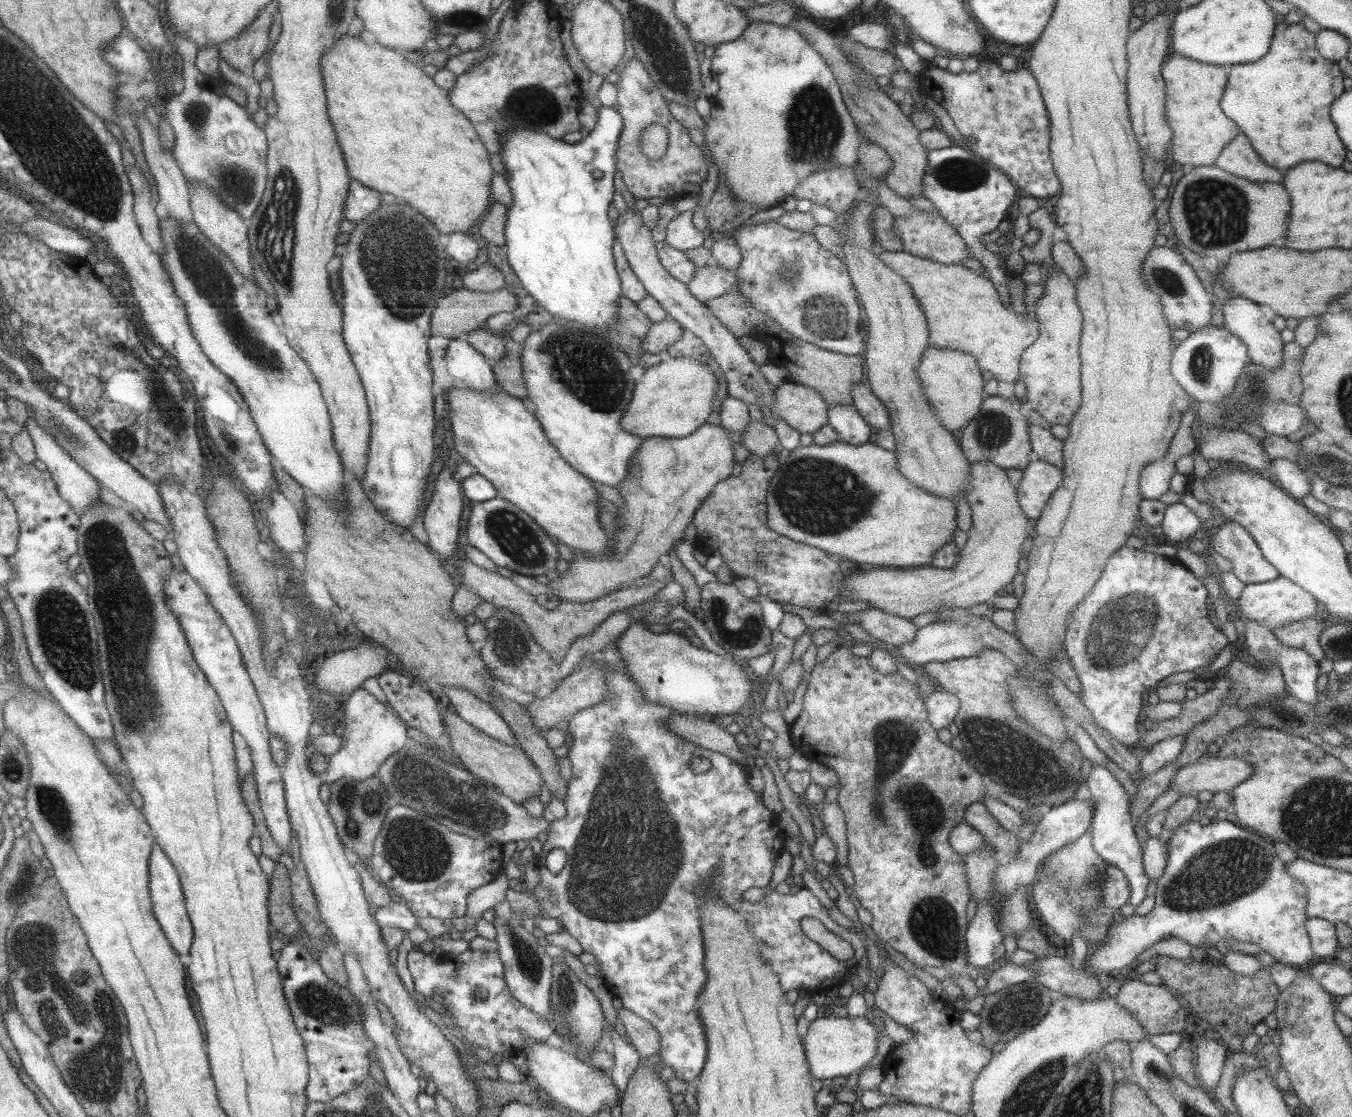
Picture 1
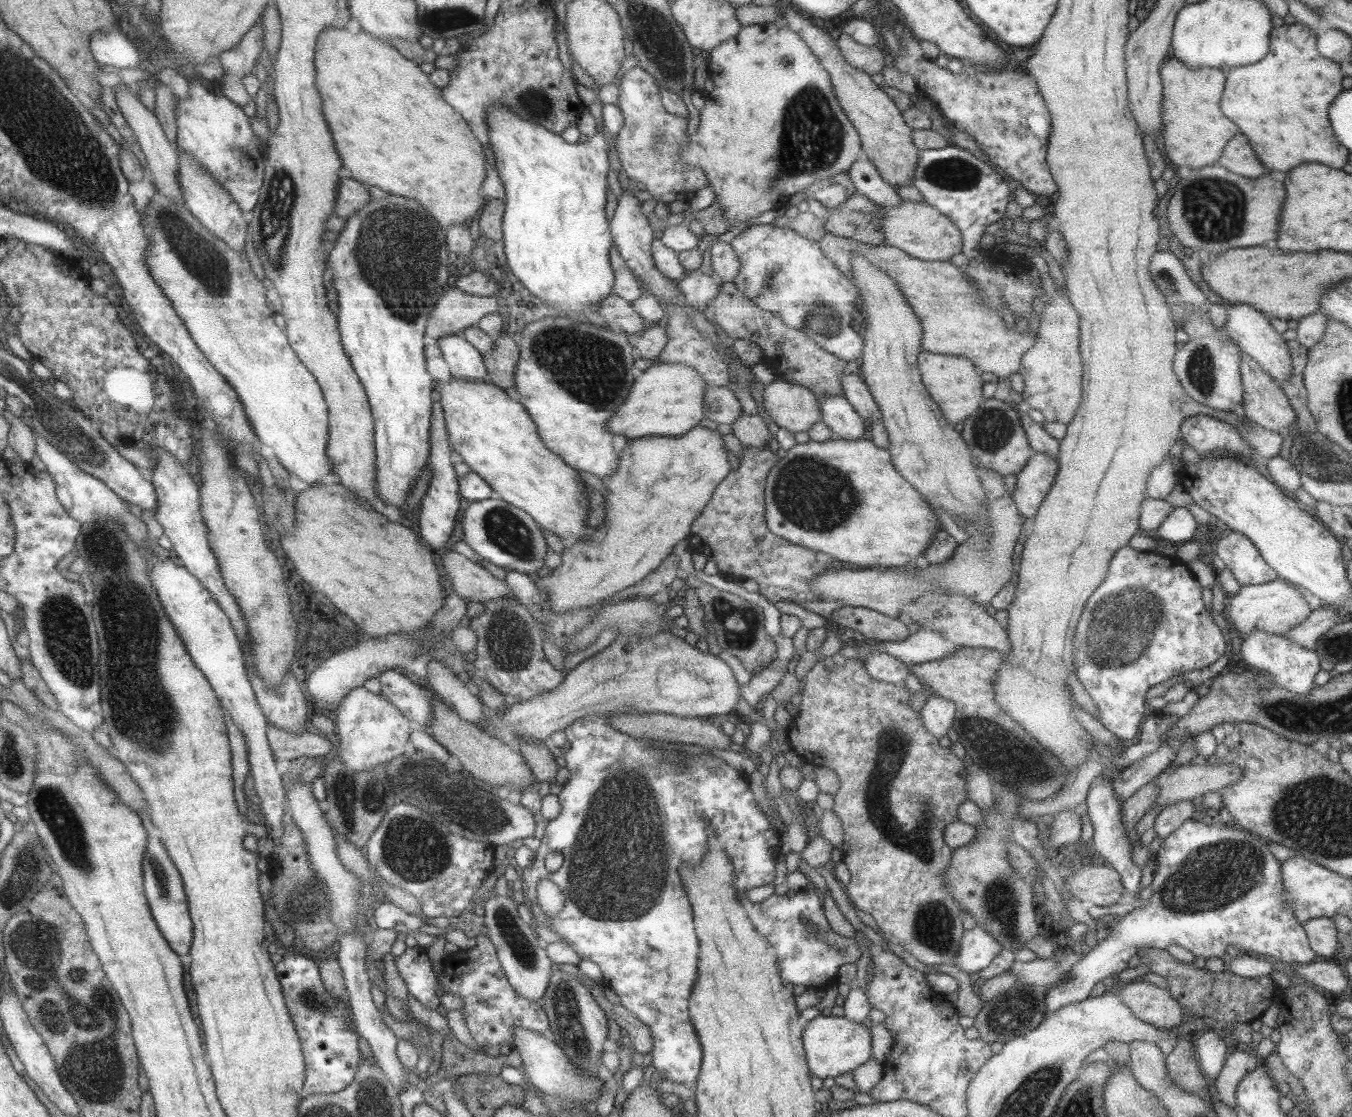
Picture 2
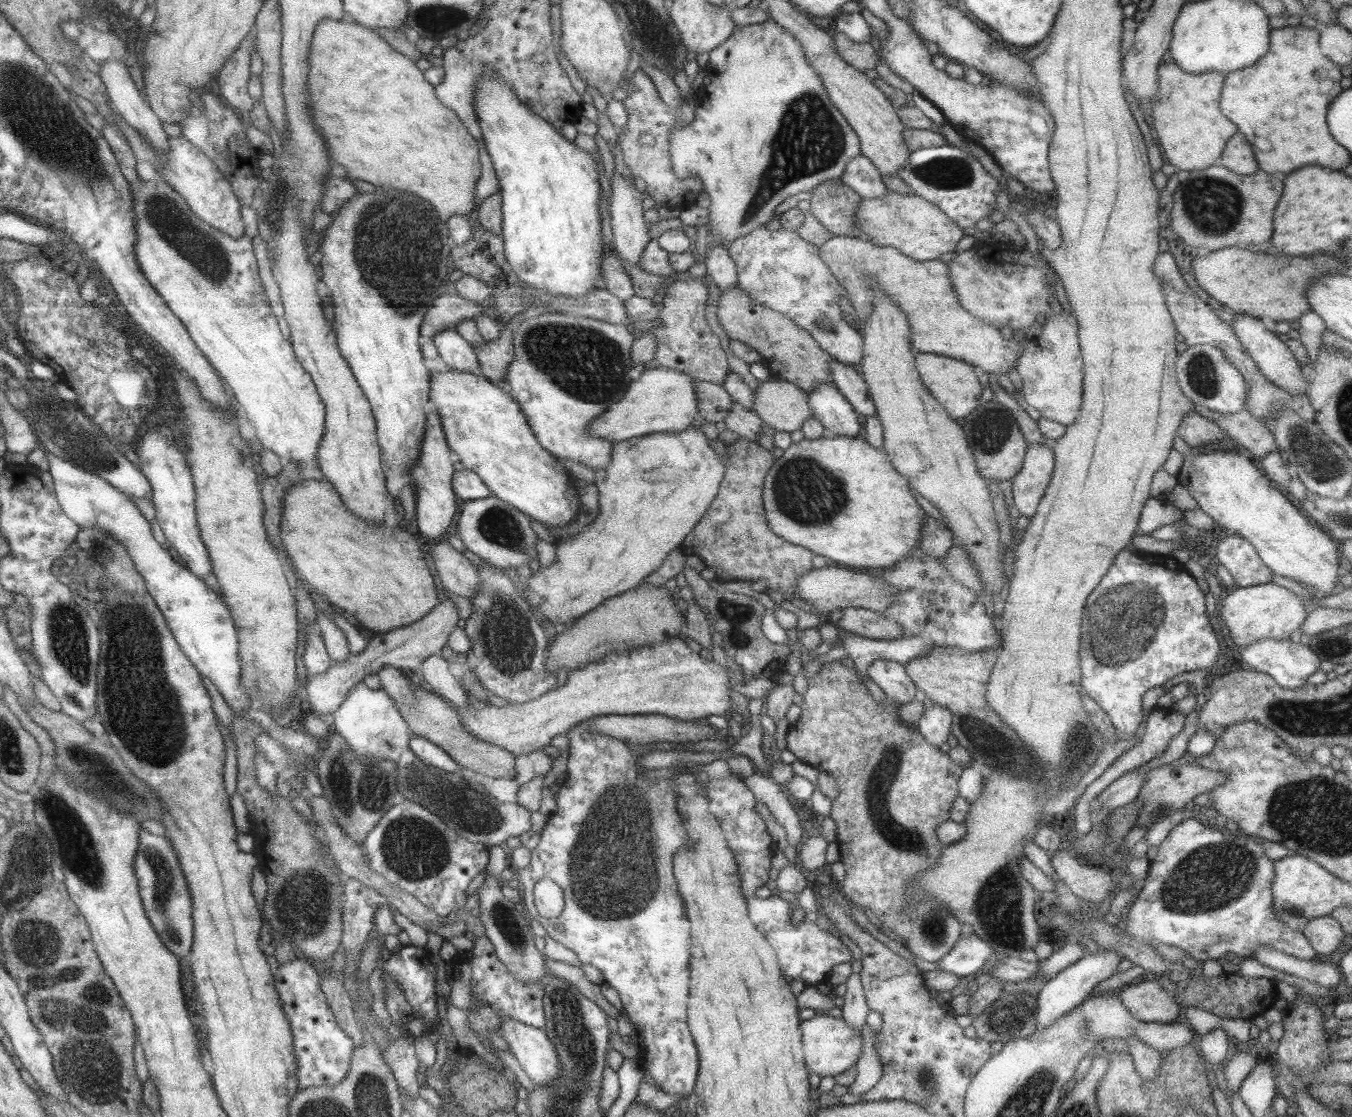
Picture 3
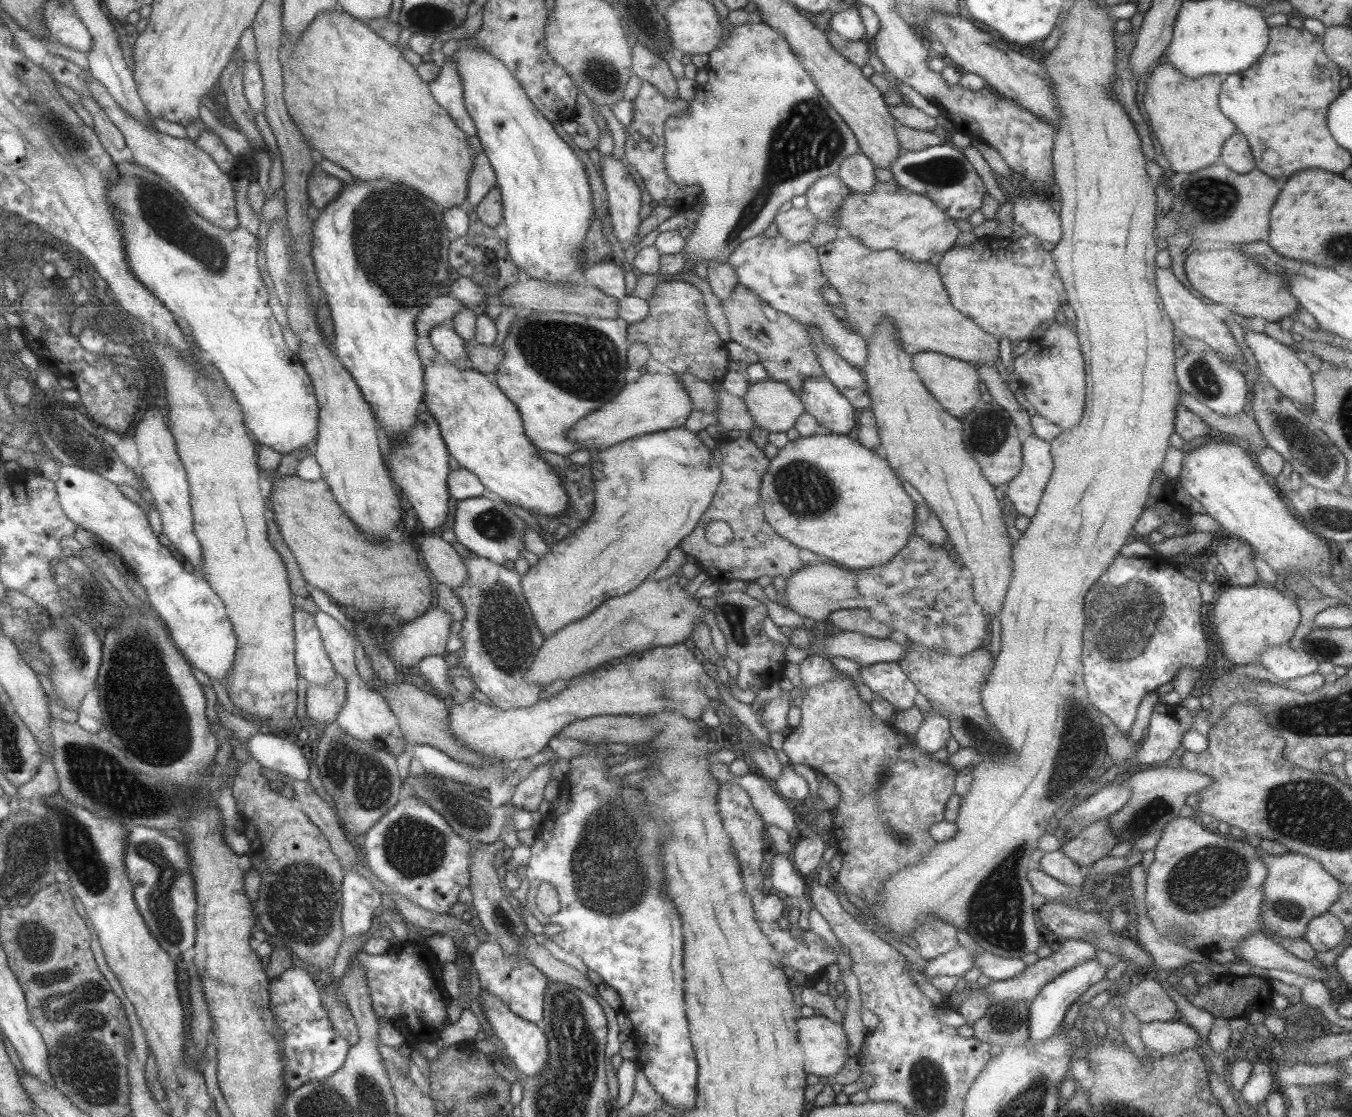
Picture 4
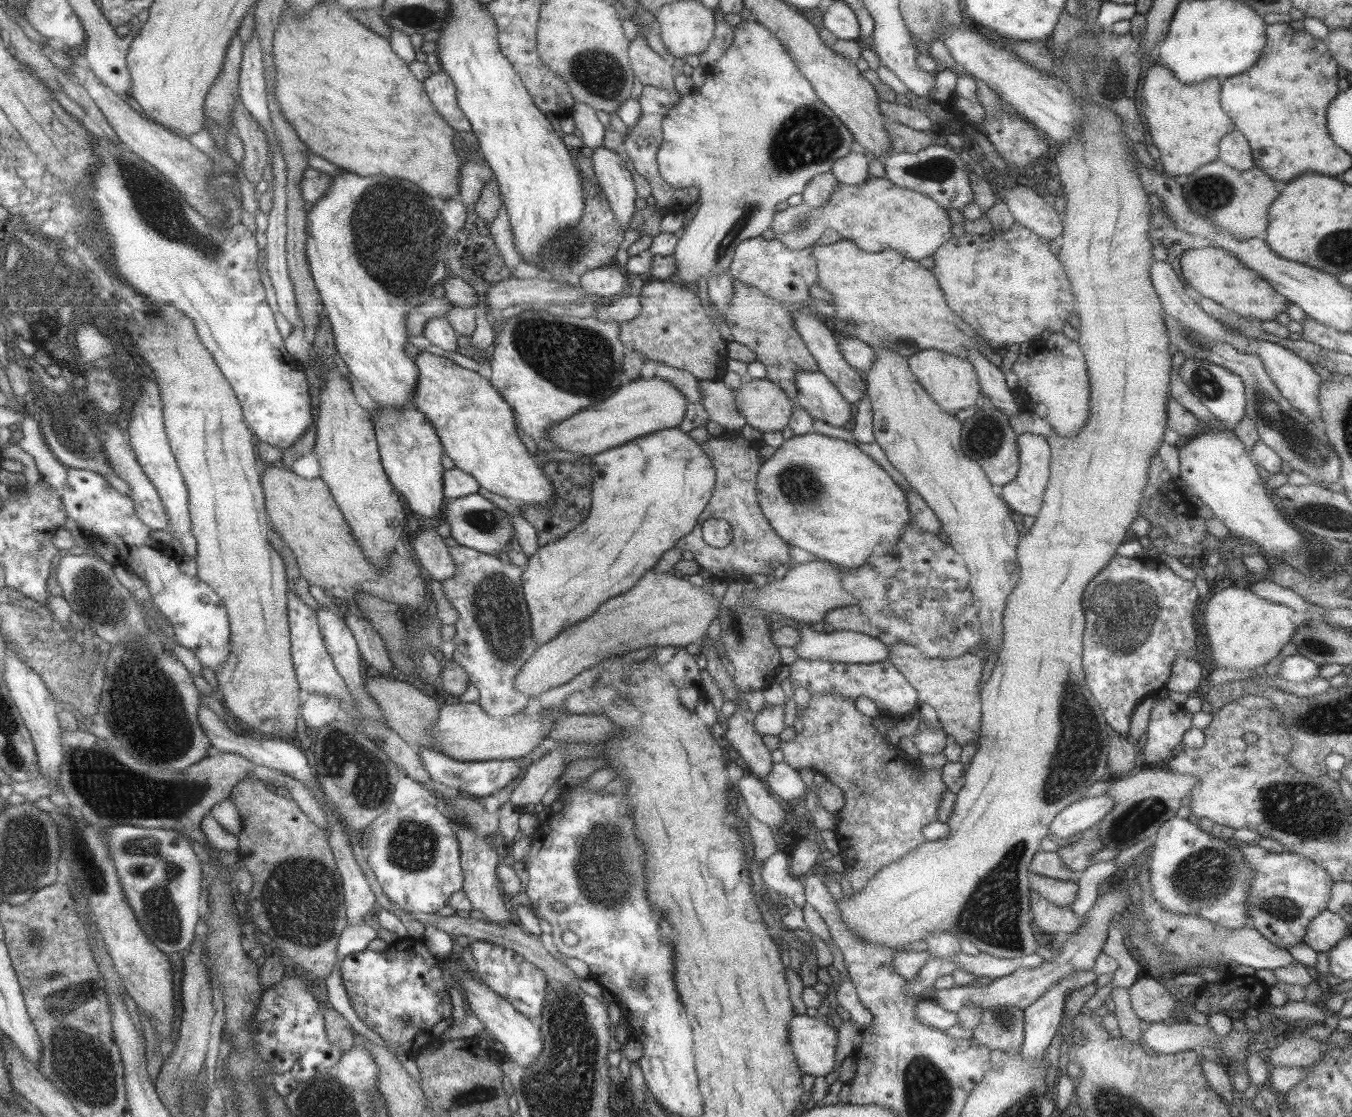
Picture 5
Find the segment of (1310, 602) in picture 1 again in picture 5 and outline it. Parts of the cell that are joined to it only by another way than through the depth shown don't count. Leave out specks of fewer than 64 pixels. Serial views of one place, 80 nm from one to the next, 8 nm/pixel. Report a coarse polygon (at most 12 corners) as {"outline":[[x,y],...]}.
{"outline":[[1238,586],[1205,604],[1211,662],[1253,670],[1295,633],[1295,612]]}

